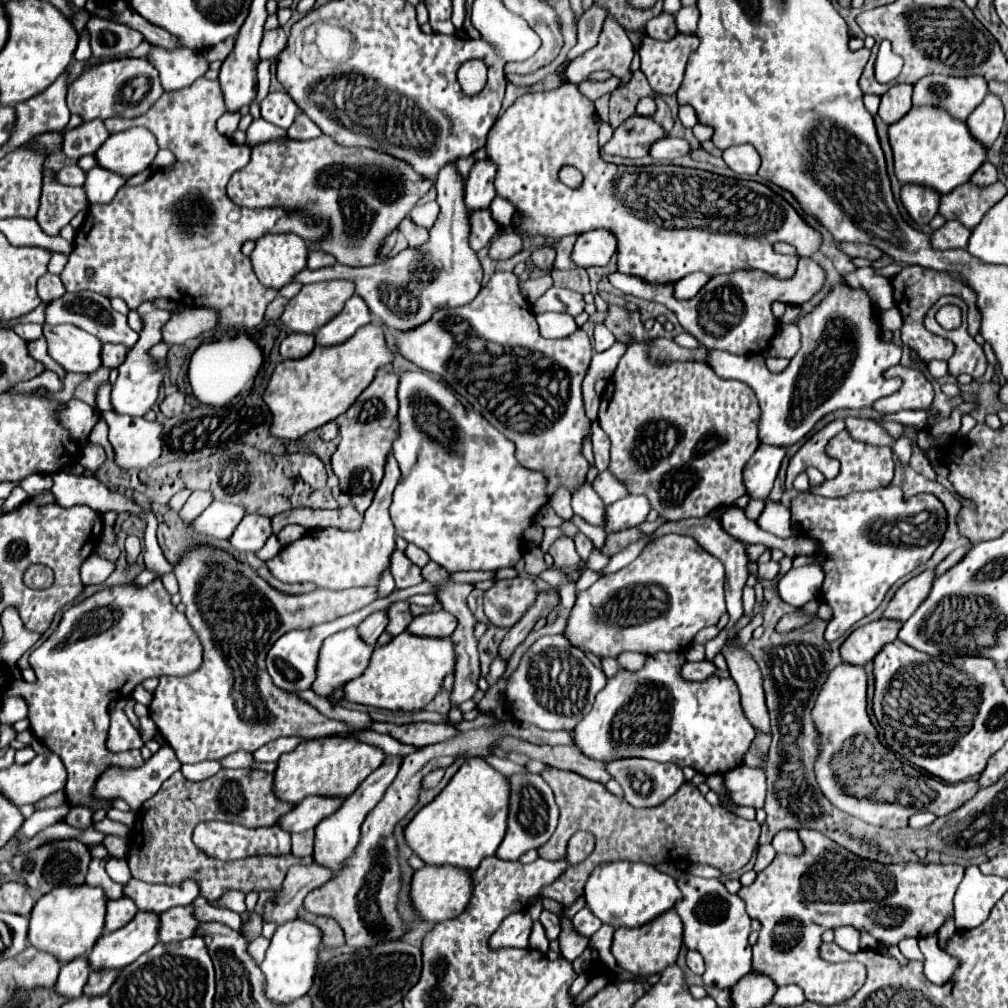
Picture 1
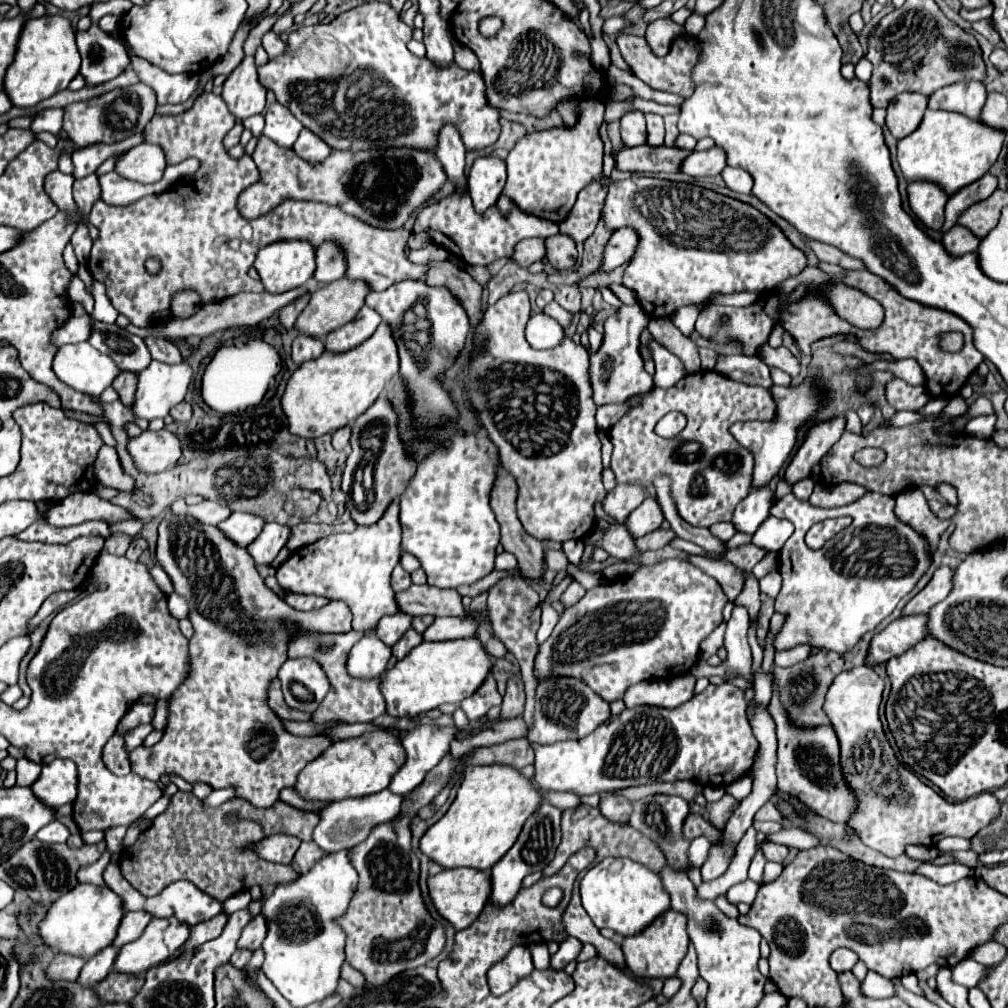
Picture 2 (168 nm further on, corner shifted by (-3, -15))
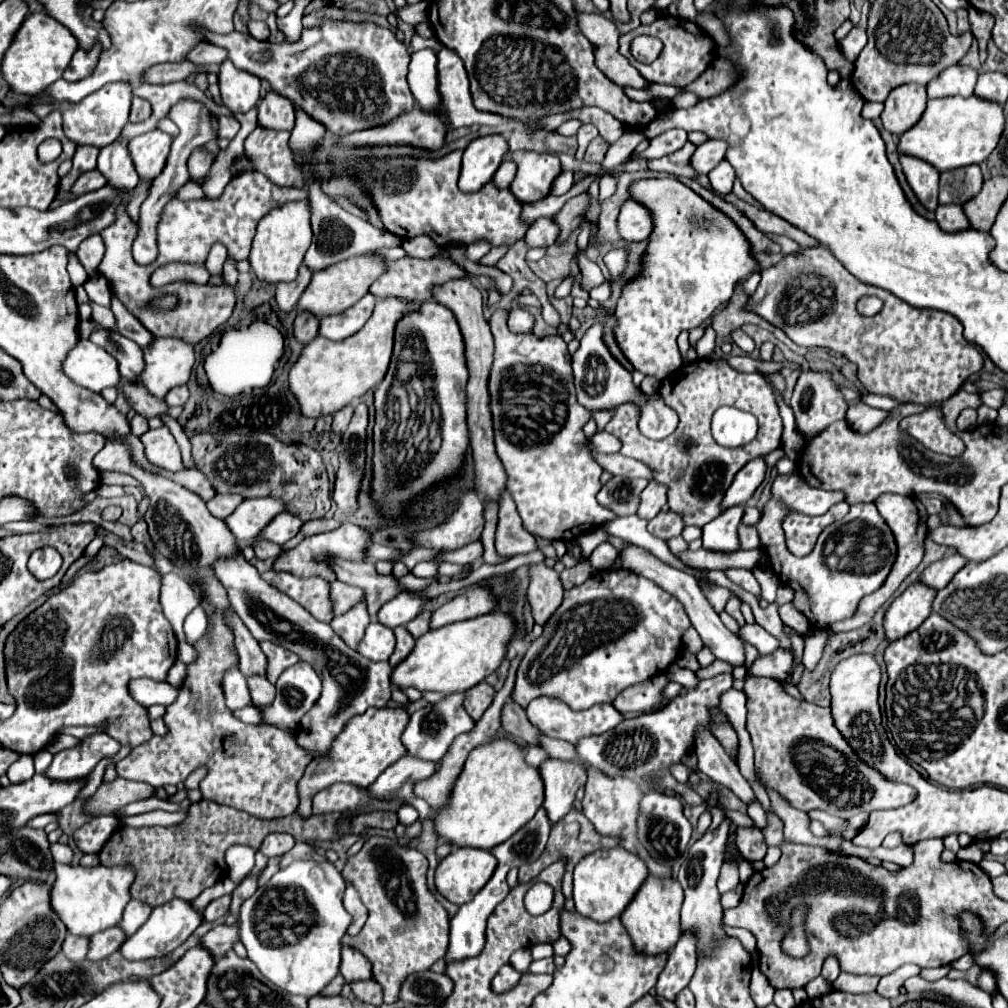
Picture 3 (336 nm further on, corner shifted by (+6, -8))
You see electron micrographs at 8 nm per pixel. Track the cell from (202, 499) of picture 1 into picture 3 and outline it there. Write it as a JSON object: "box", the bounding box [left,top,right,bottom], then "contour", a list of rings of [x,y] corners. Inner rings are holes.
{"box":[207,495,245,519],"contour":[[[217,495],[207,503],[207,509],[217,517],[217,519],[225,519],[229,517],[229,513],[233,513],[233,509],[237,509],[237,505],[245,501],[245,497],[237,497],[237,495]]]}

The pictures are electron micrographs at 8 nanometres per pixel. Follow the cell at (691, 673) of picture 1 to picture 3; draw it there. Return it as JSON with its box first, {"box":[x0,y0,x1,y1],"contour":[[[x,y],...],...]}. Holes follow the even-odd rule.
{"box":[611,673,667,713],"contour":[[[659,673],[657,677],[651,677],[649,681],[631,685],[629,689],[625,689],[621,695],[615,697],[615,701],[611,703],[619,713],[635,713],[635,711],[643,711],[649,709],[653,705],[657,705],[663,697],[661,691],[667,685],[667,675]]]}

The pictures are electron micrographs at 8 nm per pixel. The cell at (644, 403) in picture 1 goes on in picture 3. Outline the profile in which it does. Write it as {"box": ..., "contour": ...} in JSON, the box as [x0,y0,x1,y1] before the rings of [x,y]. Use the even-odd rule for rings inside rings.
{"box":[605,359,783,527],"contour":[[[701,359],[683,365],[677,373],[673,373],[673,377],[661,383],[659,393],[665,403],[679,415],[679,425],[669,437],[653,441],[639,435],[639,409],[635,405],[617,407],[605,431],[621,439],[621,455],[643,461],[647,467],[651,467],[653,479],[669,487],[669,507],[671,511],[683,515],[685,525],[703,527],[721,513],[721,499],[729,489],[735,473],[751,459],[781,447],[783,421],[779,415],[779,405],[761,373],[741,373],[725,359]],[[721,405],[731,405],[757,417],[759,428],[753,441],[735,449],[727,449],[713,439],[709,429],[711,415]]]}

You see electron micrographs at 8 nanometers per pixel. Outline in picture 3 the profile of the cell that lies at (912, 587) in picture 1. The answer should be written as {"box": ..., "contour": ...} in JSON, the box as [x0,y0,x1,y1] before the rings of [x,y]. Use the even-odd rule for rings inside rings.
{"box":[921,553,967,589],"contour":[[[953,553],[949,557],[943,557],[939,559],[937,563],[929,565],[923,575],[921,575],[921,581],[933,589],[943,589],[951,579],[953,575],[963,569],[963,565],[967,565],[967,557],[959,555],[959,553]]]}

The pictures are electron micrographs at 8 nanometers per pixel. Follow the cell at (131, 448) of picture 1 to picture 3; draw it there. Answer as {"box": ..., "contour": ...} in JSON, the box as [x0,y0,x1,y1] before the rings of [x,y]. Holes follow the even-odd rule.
{"box":[141,427,185,473],"contour":[[[167,427],[149,429],[149,433],[145,433],[145,437],[141,437],[141,443],[145,445],[145,455],[153,465],[173,471],[173,473],[185,469],[185,465],[181,461],[179,445],[175,443],[175,439]]]}

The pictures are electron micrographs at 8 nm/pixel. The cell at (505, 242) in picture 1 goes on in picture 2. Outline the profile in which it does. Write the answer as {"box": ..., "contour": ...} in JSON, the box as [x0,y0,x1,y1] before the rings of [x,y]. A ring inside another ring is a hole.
{"box":[512,238,544,268],"contour":[[[530,238],[530,240],[522,240],[520,244],[516,244],[512,260],[520,266],[520,268],[528,268],[530,264],[534,264],[536,260],[544,258],[544,240],[540,238]]]}

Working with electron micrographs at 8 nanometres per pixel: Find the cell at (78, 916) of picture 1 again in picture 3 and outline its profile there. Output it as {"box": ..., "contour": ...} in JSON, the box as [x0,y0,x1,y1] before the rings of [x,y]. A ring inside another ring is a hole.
{"box":[51,862,135,937],"contour":[[[55,862],[54,871],[57,873],[57,879],[51,889],[51,907],[67,925],[69,933],[91,937],[103,929],[109,929],[121,923],[123,909],[131,901],[129,889],[135,881],[135,869],[131,865],[121,865],[121,867],[75,865],[71,867],[71,865]]]}

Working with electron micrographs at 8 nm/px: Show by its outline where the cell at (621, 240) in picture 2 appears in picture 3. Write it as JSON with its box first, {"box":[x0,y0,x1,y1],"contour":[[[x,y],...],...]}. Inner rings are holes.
{"box":[619,201,653,243],"contour":[[[627,201],[619,213],[619,233],[627,243],[647,241],[653,231],[653,221],[649,217],[649,209],[645,205],[637,205],[637,201]]]}

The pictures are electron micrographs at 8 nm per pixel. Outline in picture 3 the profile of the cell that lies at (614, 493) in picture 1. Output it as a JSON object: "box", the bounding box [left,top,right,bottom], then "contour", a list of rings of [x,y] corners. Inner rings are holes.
{"box":[597,477,649,517],"contour":[[[613,477],[603,485],[603,489],[597,493],[597,499],[601,505],[609,507],[619,517],[637,513],[639,495],[645,489],[649,481],[647,479],[627,479],[627,477]]]}

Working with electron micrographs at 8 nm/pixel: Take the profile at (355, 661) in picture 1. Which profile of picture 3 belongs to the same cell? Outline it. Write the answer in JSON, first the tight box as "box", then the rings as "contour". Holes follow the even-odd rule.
{"box":[357,621,395,661],"contour":[[[371,621],[357,651],[371,661],[387,661],[393,649],[395,649],[393,629],[381,625],[379,621]]]}

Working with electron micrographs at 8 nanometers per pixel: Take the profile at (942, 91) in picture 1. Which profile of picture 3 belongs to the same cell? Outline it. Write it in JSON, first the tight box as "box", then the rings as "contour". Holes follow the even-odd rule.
{"box":[927,63,977,99],"contour":[[[957,63],[941,71],[933,81],[929,81],[927,93],[929,93],[929,99],[951,97],[951,95],[969,97],[975,89],[975,83],[977,83],[977,71],[967,65]]]}

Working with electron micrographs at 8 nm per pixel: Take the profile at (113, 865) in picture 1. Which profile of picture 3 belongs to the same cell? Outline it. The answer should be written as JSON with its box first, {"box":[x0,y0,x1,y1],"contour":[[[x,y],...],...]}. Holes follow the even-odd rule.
{"box":[50,843,73,865],"contour":[[[54,843],[50,845],[50,851],[53,853],[53,859],[59,861],[59,863],[65,863],[69,865],[69,861],[73,859],[73,851],[69,845],[65,843]]]}

